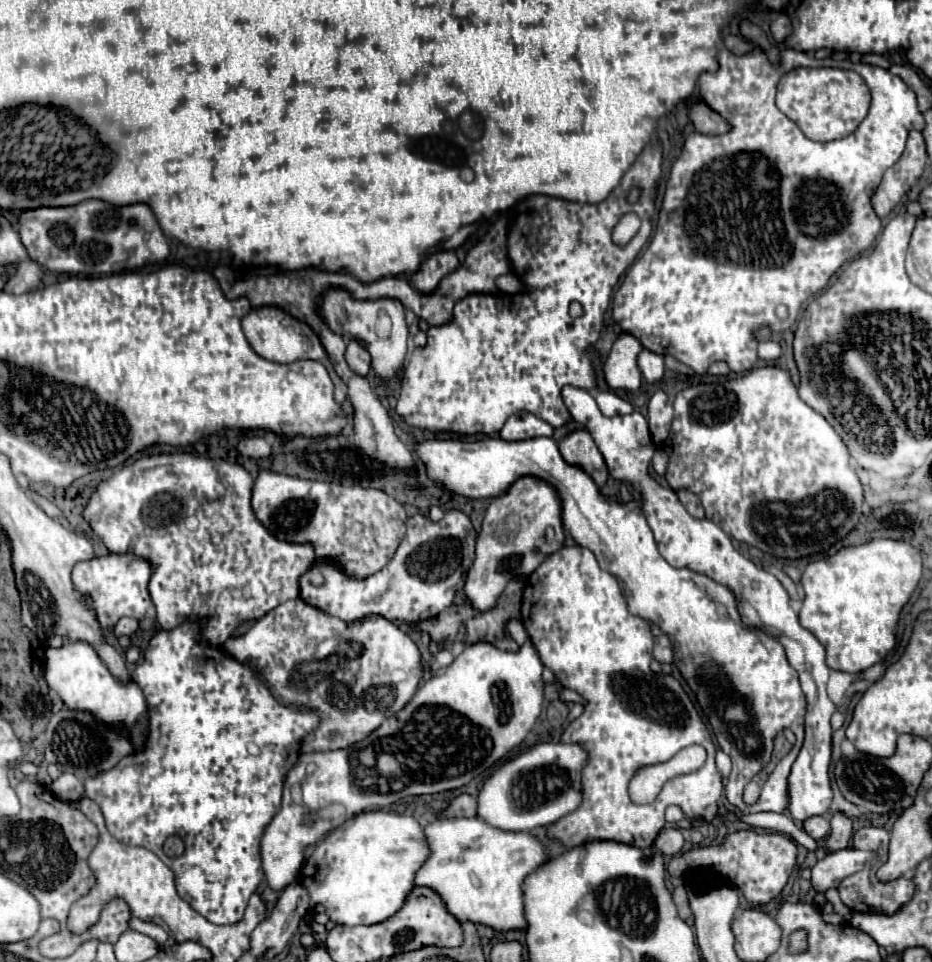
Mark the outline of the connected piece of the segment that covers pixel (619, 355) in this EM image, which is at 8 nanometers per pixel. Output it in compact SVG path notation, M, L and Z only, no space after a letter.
M621 333L615 341L609 357L603 363L603 375L607 377L607 385L611 389L625 389L625 391L639 391L641 387L641 373L637 367L637 355L641 353L643 345L629 333Z

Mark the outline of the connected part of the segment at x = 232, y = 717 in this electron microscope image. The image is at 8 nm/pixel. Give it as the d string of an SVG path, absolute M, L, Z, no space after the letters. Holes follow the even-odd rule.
M189 621L189 623L181 623L169 631L165 629L157 629L151 635L149 647L147 647L147 657L143 657L131 677L143 691L145 699L147 699L147 707L149 707L149 739L145 743L145 749L139 751L137 755L125 757L123 761L119 761L119 765L107 773L103 773L103 777L85 781L85 797L93 799L105 817L105 825L109 829L109 833L119 839L125 845L139 845L145 847L149 851L153 851L175 875L183 875L183 877L175 877L177 881L177 891L179 895L197 911L201 913L205 919L209 919L211 923L219 923L219 925L227 925L227 923L239 923L243 919L243 913L247 909L249 898L255 889L259 887L261 879L263 879L263 869L261 869L261 837L265 827L269 825L269 821L273 819L273 815L279 811L281 807L281 793L283 793L283 781L285 775L295 767L295 763L299 761L301 755L301 741L305 735L309 735L311 731L315 731L321 723L321 717L315 711L299 711L287 705L281 705L267 689L267 685L257 677L257 673L239 663L237 659L233 659L229 653L225 653L221 647L213 647L209 643L205 643L201 639L201 625L197 621ZM169 835L179 835L185 839L187 849L181 857L167 857L163 853L163 843Z

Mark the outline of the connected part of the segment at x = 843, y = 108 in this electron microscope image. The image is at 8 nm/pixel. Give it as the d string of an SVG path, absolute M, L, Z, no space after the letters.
M795 69L799 77L795 77L795 89L787 93L787 75L783 75L779 93L777 93L777 105L787 117L791 117L795 123L803 127L803 133L807 137L817 141L831 141L839 137L847 137L853 133L863 117L867 115L867 109L871 105L871 93L867 85L863 85L863 77L859 77L855 71L845 69Z

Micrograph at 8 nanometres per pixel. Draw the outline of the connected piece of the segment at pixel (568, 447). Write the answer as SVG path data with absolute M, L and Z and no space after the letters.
M589 431L571 433L569 437L565 437L559 443L559 451L569 465L581 467L595 481L597 487L605 485L607 475L609 475L607 465L603 461L603 455L601 455L599 447L595 445L593 437L589 435Z

